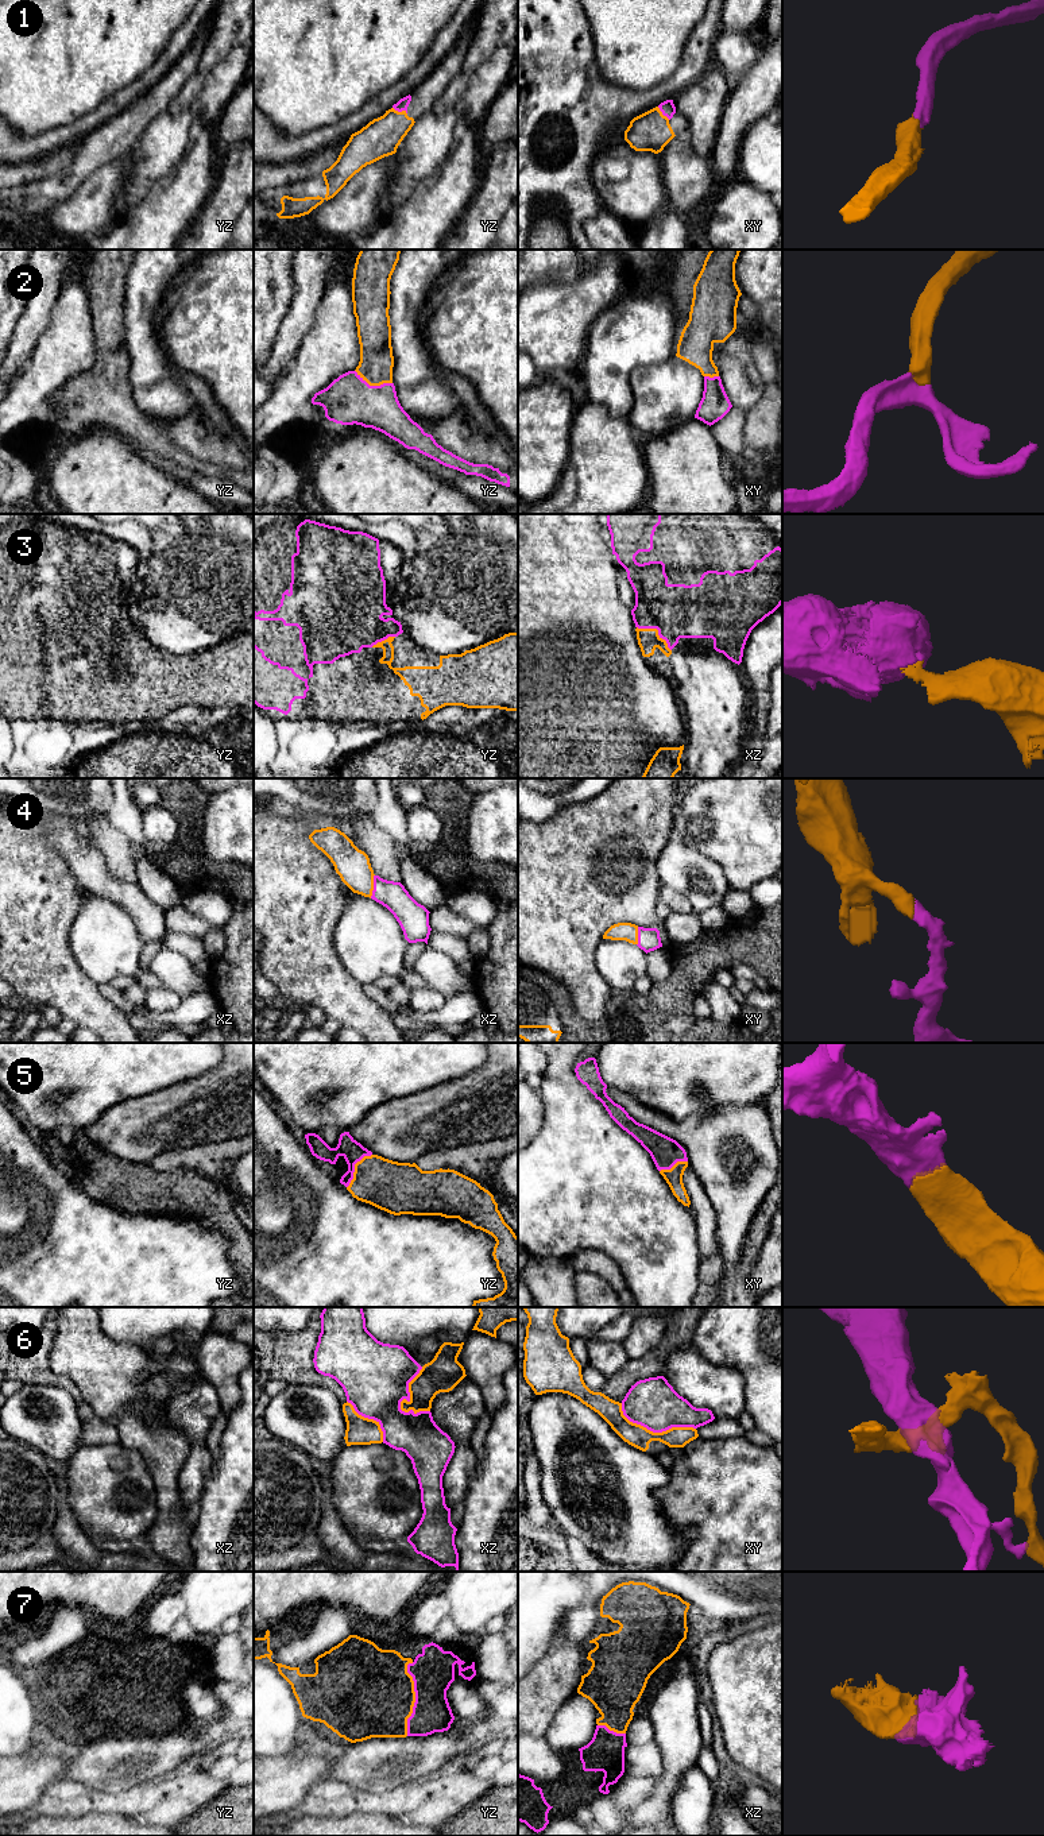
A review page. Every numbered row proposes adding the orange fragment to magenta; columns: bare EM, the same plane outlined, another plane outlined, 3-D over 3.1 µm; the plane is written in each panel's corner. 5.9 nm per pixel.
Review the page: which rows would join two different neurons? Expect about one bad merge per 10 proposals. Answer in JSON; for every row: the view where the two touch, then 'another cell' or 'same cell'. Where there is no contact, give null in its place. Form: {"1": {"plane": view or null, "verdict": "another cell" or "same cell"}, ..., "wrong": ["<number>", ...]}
{"1": {"plane": "yz", "verdict": "same cell"}, "2": {"plane": "yz", "verdict": "same cell"}, "3": {"plane": "xz", "verdict": "same cell"}, "4": {"plane": "xz", "verdict": "same cell"}, "5": {"plane": "yz", "verdict": "same cell"}, "6": {"plane": "xy", "verdict": "another cell"}, "7": {"plane": "yz", "verdict": "same cell"}, "wrong": ["6"]}

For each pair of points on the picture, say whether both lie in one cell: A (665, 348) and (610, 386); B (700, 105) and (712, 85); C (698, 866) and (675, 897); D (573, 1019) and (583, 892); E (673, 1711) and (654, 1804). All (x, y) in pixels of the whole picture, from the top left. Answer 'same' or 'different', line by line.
A: same
B: same
C: different
D: different
E: same

